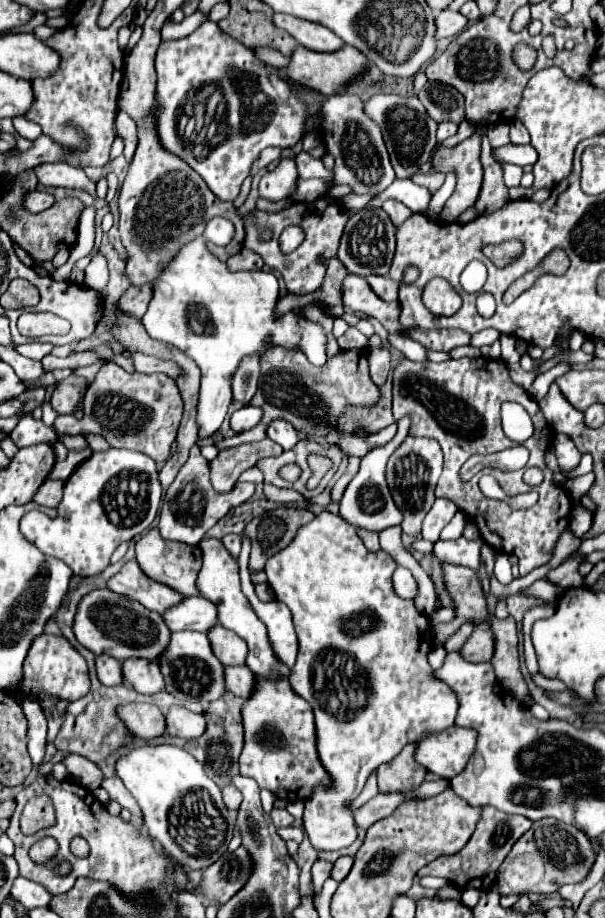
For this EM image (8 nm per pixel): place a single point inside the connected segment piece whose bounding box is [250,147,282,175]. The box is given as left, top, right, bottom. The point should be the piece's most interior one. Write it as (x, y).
(271, 153)

